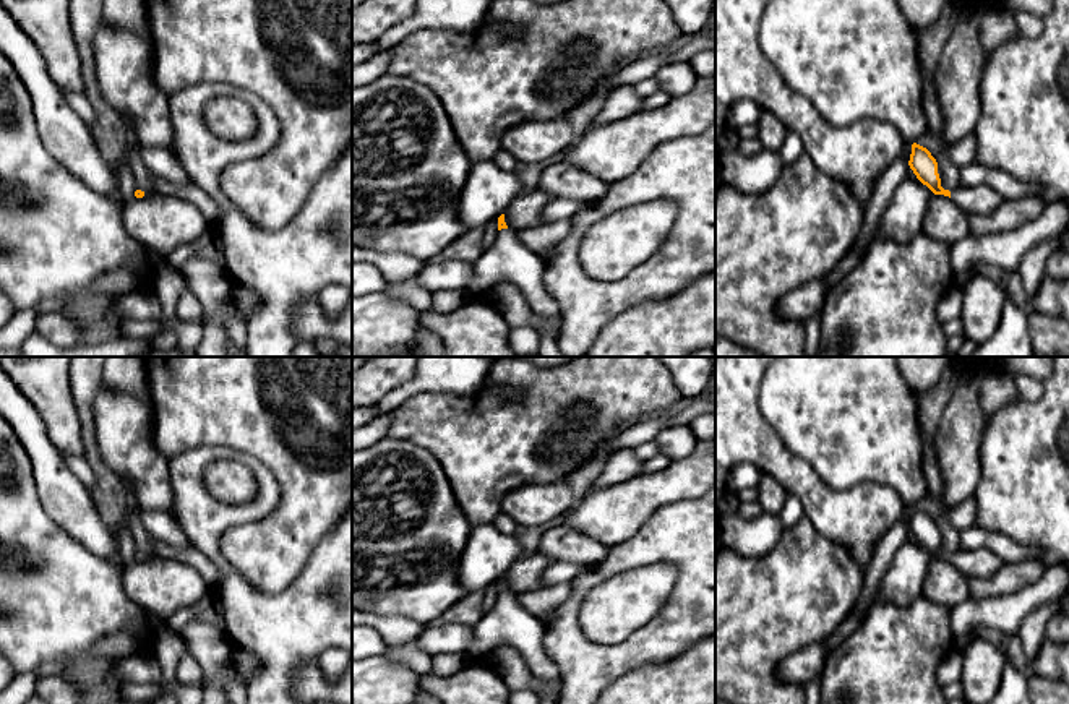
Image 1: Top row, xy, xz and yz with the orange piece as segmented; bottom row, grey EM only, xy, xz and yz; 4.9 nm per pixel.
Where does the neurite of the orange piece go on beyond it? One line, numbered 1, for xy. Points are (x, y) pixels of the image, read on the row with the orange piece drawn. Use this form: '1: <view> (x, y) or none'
1: none

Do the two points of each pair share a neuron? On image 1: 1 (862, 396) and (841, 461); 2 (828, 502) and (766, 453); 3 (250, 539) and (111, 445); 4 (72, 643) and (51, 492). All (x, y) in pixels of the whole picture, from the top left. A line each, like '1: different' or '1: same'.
1: same
2: same
3: different
4: different

